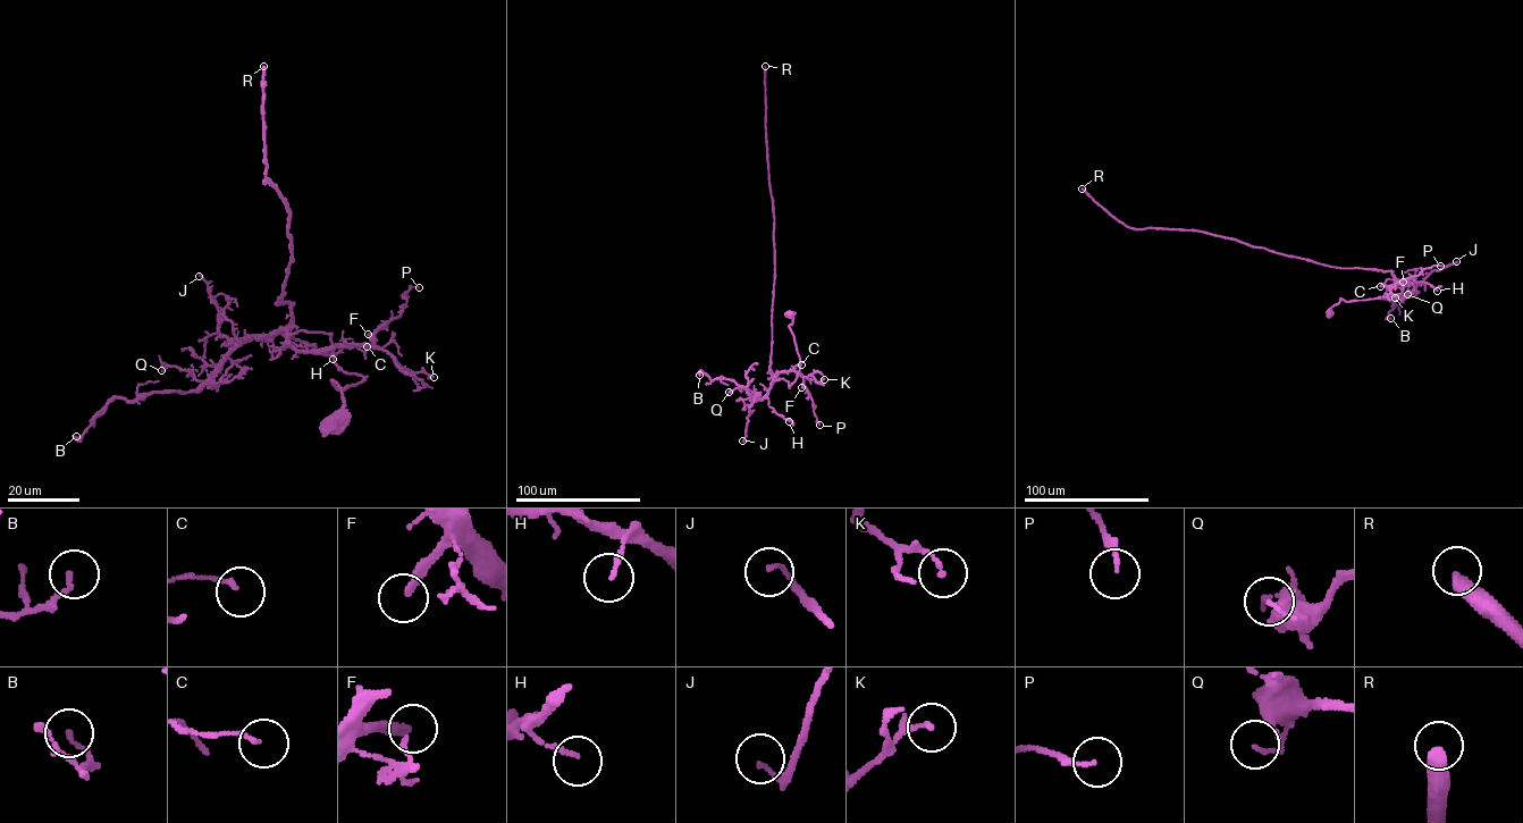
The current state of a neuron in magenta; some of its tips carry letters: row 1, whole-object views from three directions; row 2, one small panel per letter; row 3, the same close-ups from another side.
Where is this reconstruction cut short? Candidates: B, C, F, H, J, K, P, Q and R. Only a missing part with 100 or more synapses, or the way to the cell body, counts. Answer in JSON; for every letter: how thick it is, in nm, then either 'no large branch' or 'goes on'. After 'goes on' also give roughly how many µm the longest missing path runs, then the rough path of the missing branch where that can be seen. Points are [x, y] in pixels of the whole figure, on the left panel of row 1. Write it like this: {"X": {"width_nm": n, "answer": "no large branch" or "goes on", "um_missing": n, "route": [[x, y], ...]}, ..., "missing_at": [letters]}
{"B": {"width_nm": 130, "answer": "no large branch"}, "C": {"width_nm": 120, "answer": "no large branch"}, "F": {"width_nm": 280, "answer": "no large branch"}, "H": {"width_nm": 150, "answer": "no large branch"}, "J": {"width_nm": 120, "answer": "no large branch"}, "K": {"width_nm": 130, "answer": "no large branch"}, "P": {"width_nm": 140, "answer": "no large branch"}, "Q": {"width_nm": 110, "answer": "no large branch"}, "R": {"width_nm": 440, "answer": "goes on", "um_missing": 350}, "missing_at": ["R"]}

